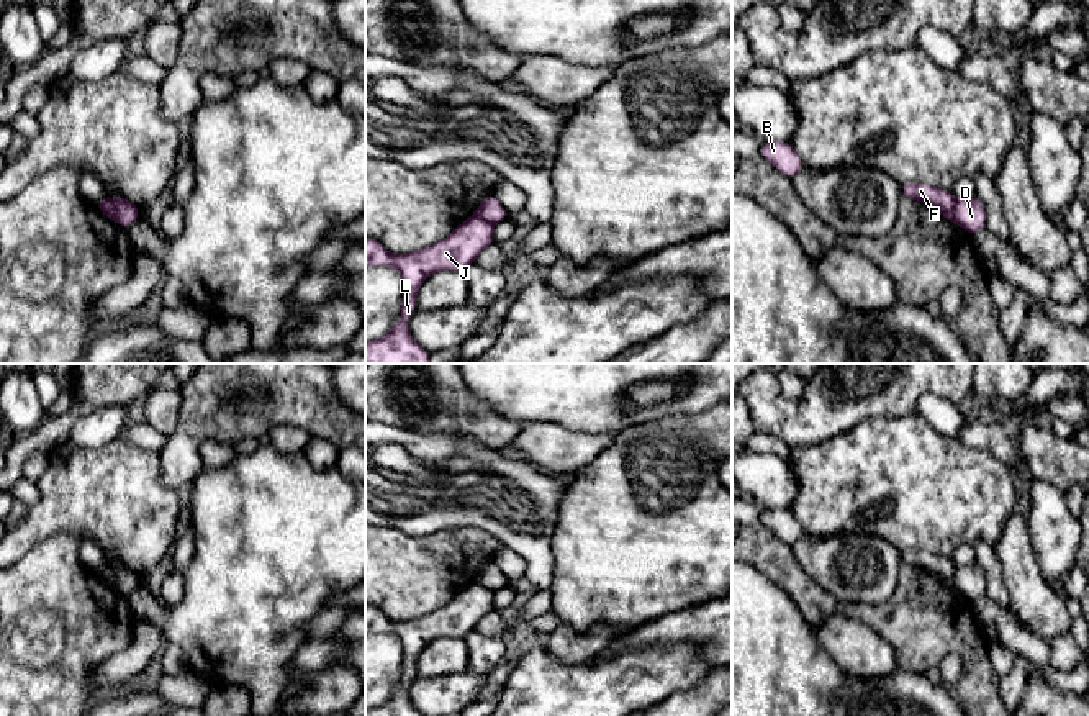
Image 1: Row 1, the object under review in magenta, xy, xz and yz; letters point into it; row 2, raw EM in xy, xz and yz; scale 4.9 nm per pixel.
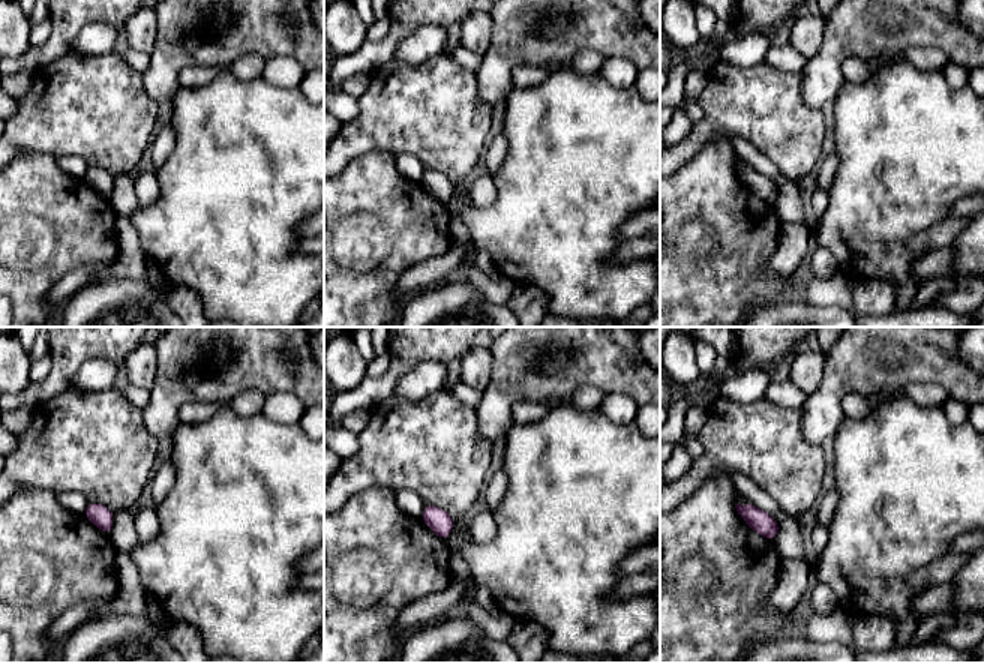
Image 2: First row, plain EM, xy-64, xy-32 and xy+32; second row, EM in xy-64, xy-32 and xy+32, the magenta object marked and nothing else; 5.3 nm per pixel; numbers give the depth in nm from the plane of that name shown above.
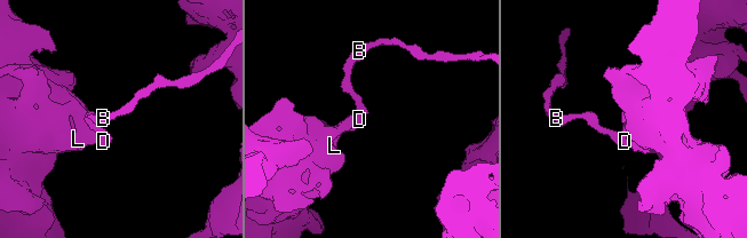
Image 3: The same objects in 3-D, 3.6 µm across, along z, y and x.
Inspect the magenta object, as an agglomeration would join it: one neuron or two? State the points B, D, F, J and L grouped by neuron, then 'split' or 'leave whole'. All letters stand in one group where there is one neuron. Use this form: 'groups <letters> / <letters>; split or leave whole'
groups B F / D J L; split

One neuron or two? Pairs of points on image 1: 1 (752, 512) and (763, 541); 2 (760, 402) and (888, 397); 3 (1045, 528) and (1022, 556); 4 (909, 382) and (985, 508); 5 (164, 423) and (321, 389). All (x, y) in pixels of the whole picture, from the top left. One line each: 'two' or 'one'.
1: two
2: one
3: two
4: two
5: two

